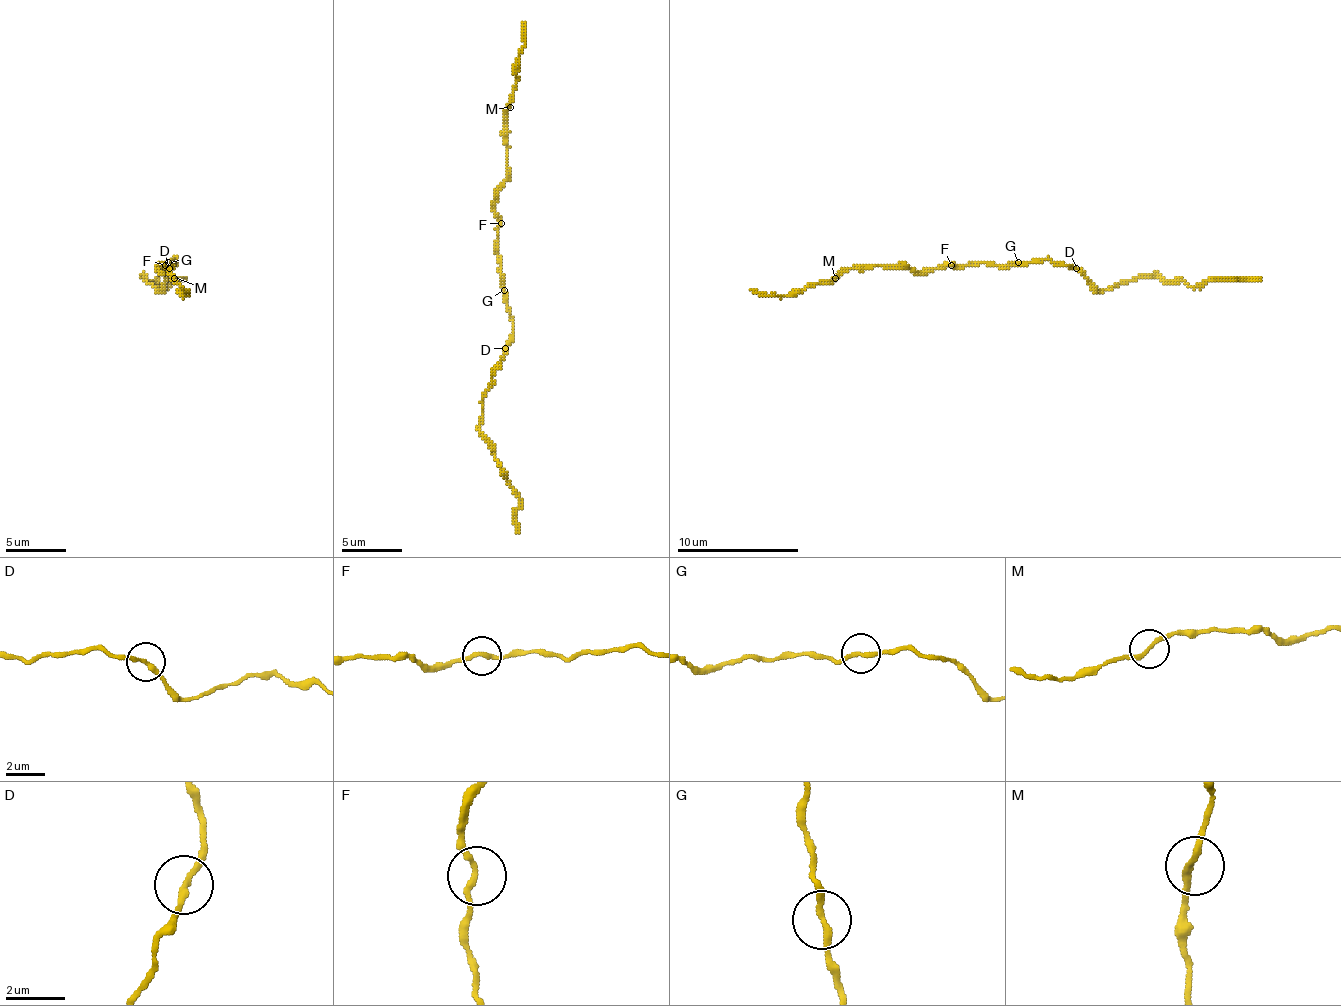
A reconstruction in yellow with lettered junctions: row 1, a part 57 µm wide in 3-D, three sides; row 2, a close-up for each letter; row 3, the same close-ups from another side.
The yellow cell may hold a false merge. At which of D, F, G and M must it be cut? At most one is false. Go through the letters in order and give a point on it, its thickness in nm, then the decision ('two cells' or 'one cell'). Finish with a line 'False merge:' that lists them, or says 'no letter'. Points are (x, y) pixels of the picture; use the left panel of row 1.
D: (169, 268) | 200 nm | one cell
F: (165, 265) | 200 nm | one cell
G: (168, 262) | 220 nm | one cell
M: (174, 278) | 200 nm | one cell
False merge: no letter

